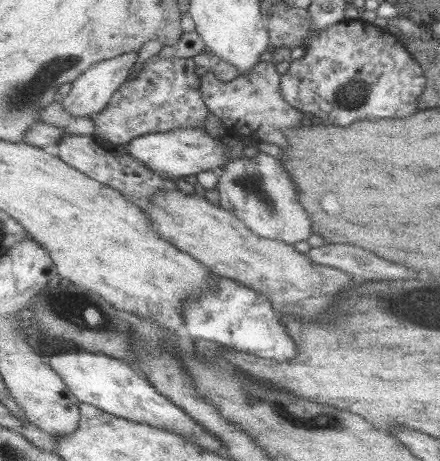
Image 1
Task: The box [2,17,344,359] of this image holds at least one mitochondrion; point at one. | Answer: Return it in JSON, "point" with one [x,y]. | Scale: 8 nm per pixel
{"point":[62,64]}

